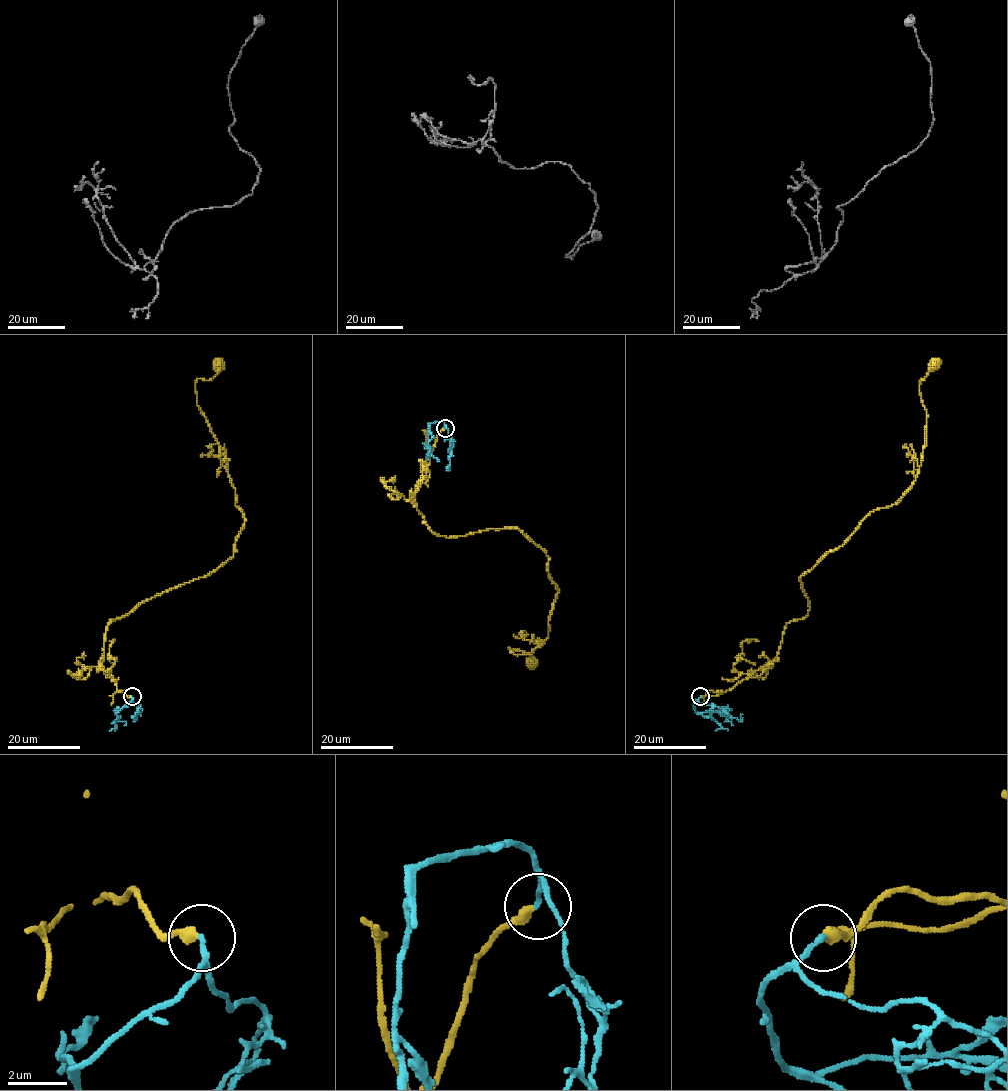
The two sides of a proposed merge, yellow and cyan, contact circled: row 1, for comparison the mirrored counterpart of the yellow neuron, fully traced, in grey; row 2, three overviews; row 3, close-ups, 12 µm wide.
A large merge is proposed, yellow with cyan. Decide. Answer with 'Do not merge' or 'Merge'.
Merge

